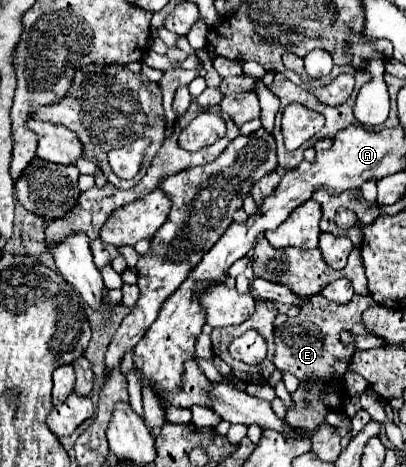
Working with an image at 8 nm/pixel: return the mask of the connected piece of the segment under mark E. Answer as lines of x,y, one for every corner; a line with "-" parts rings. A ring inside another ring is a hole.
313,295
311,301
307,301
303,305
303,309
297,317
287,319
281,327
275,329
275,341
277,341
275,357
273,357
275,367
281,369
281,371
291,371
301,381
299,389
291,395
293,405
287,411
287,417
285,417
287,423
291,423
293,427
309,429
309,431
321,427
325,423
327,413
331,411
321,401
321,397
327,395
329,389
335,389
339,393
341,409
343,409
345,395
337,385
333,365
337,361
349,363
353,353
355,353
355,347
353,345
343,345
341,339
339,339
339,333
343,329
351,329
357,335
357,341
381,341
381,345
385,345
385,341
381,337
375,337
375,335
367,333
365,325
361,323
361,311
365,311
367,307
373,307
373,305
377,305
377,301
371,295
365,295
365,297
363,295
353,295
353,299
347,305
337,305
333,301
323,299
321,295
-
309,379
313,379
311,387
307,387
-
305,401
311,401
311,411
309,411
309,407
305,407

